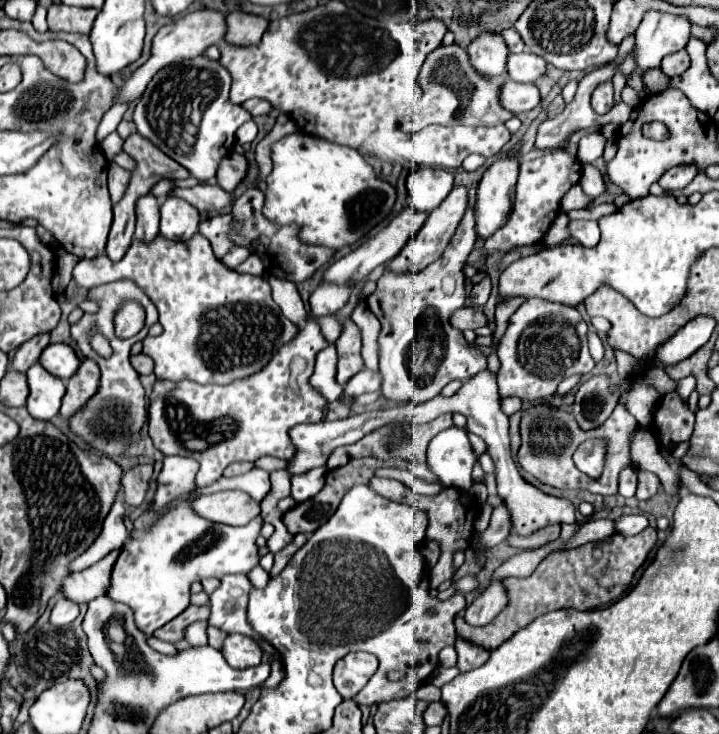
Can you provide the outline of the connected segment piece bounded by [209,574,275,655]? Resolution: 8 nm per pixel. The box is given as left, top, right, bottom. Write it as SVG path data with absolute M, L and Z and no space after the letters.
M231 574L221 580L221 586L211 594L209 608L211 608L211 626L217 626L229 634L239 632L260 641L260 647L270 655L275 648L259 634L255 634L247 624L247 598L251 590L251 582L247 574Z

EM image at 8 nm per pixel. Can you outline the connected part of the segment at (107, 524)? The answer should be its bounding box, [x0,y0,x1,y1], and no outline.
[67,492,129,572]

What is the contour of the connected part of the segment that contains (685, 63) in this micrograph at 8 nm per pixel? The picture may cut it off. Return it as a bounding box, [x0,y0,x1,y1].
[663,50,689,76]

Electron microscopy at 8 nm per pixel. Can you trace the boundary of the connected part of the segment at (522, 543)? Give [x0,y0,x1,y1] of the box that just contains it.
[507,524,559,550]

